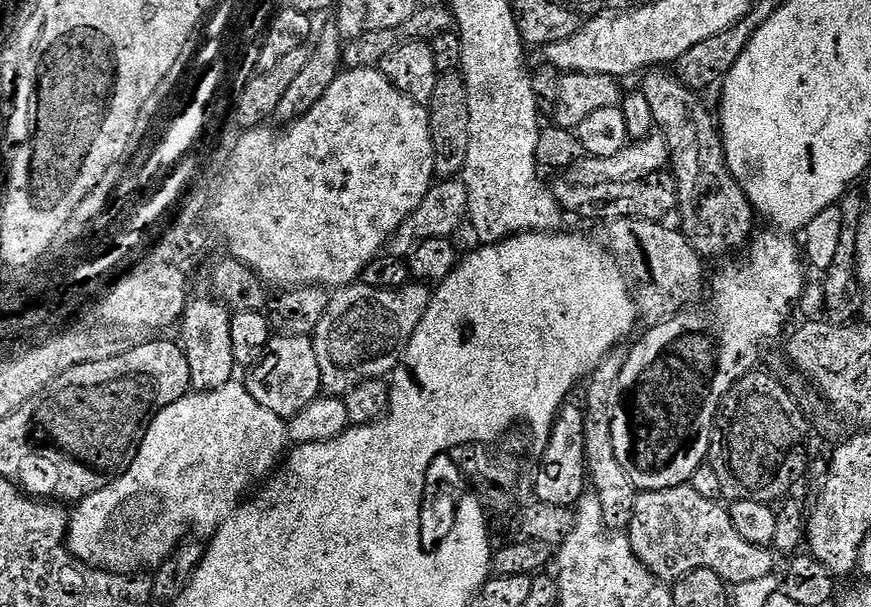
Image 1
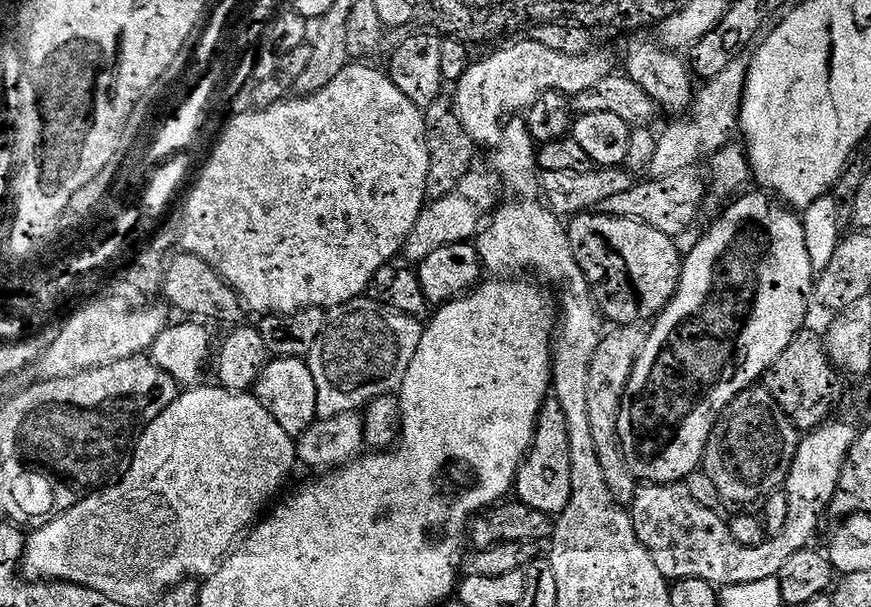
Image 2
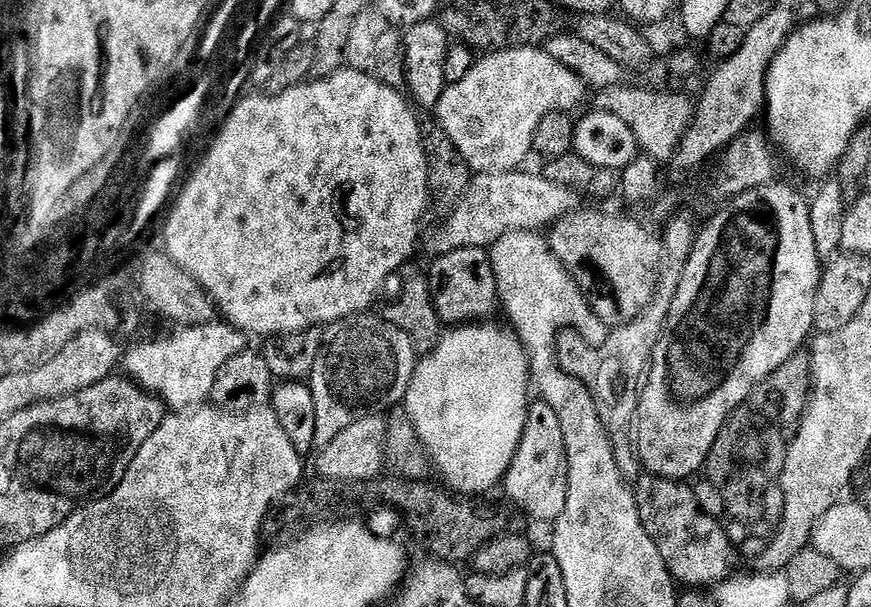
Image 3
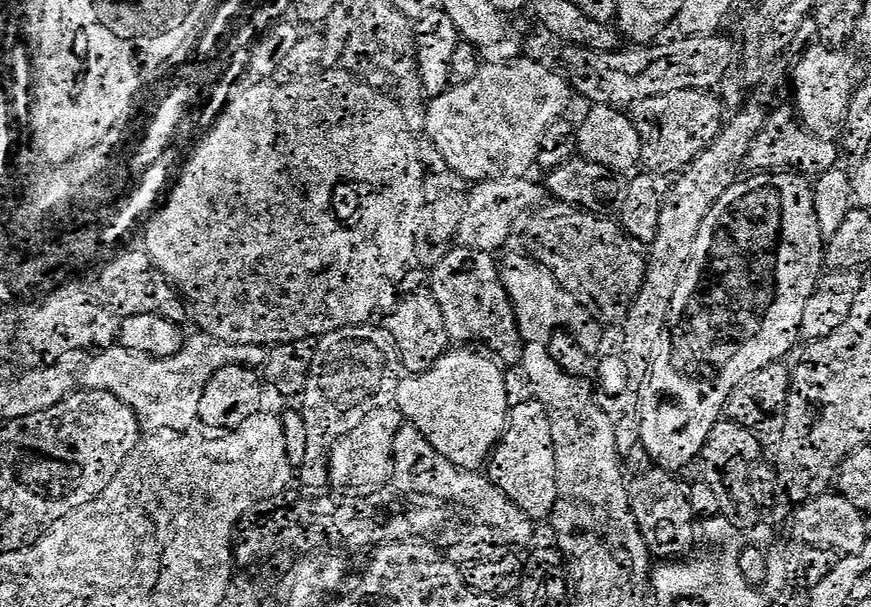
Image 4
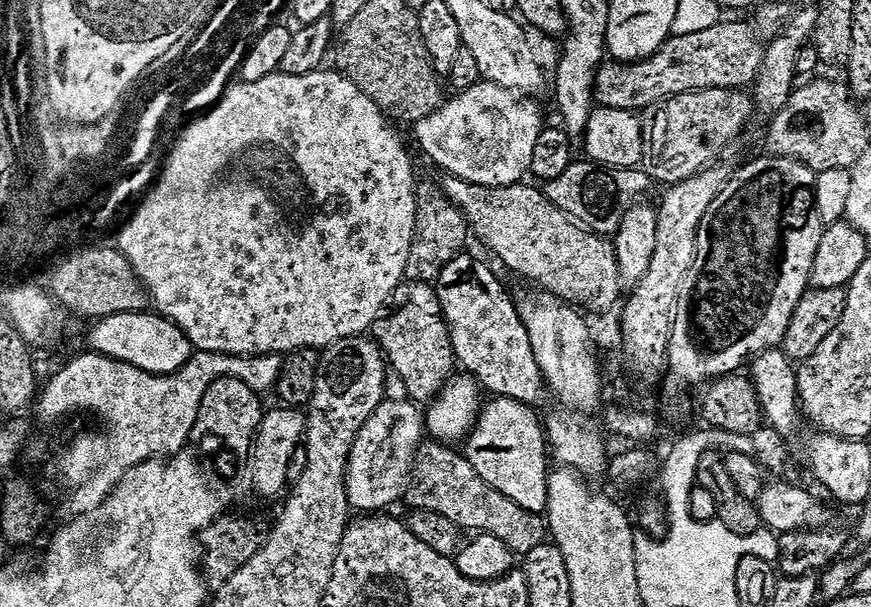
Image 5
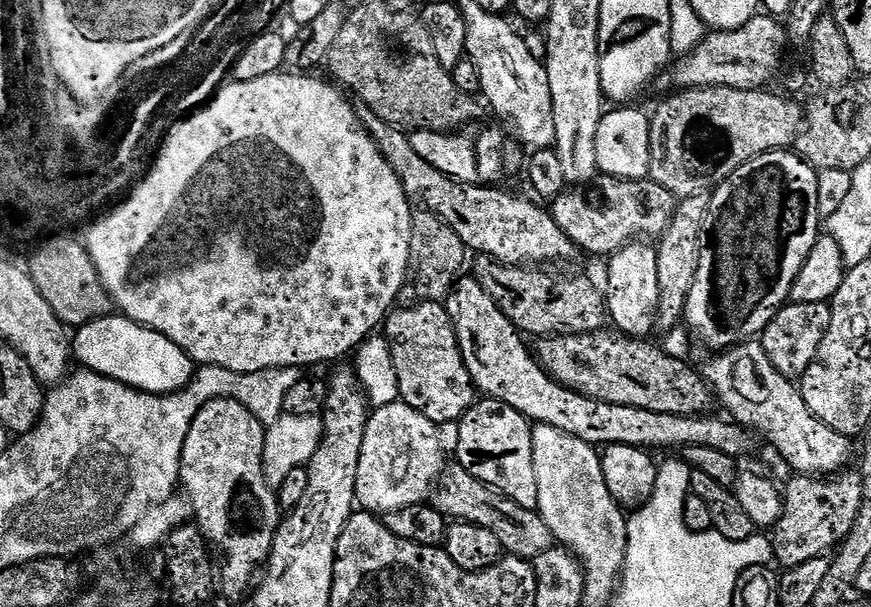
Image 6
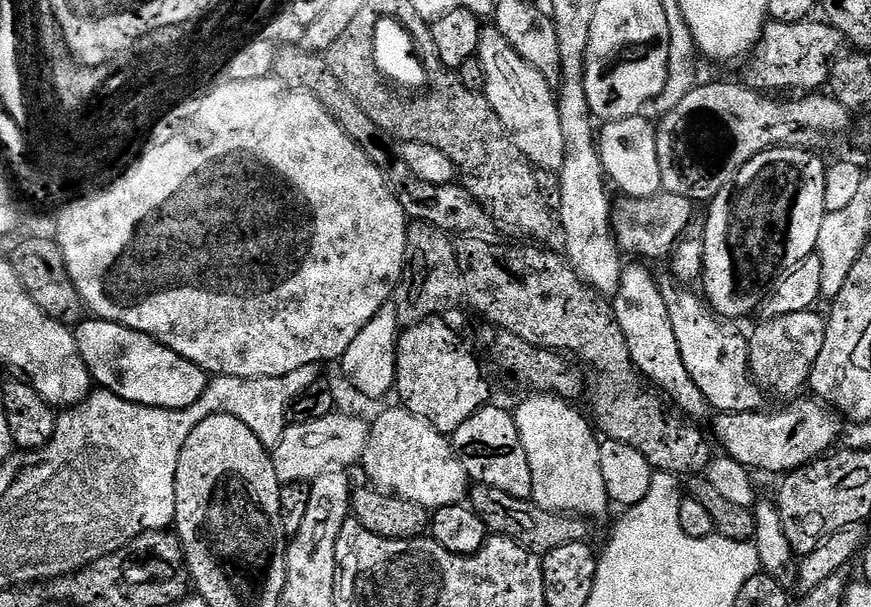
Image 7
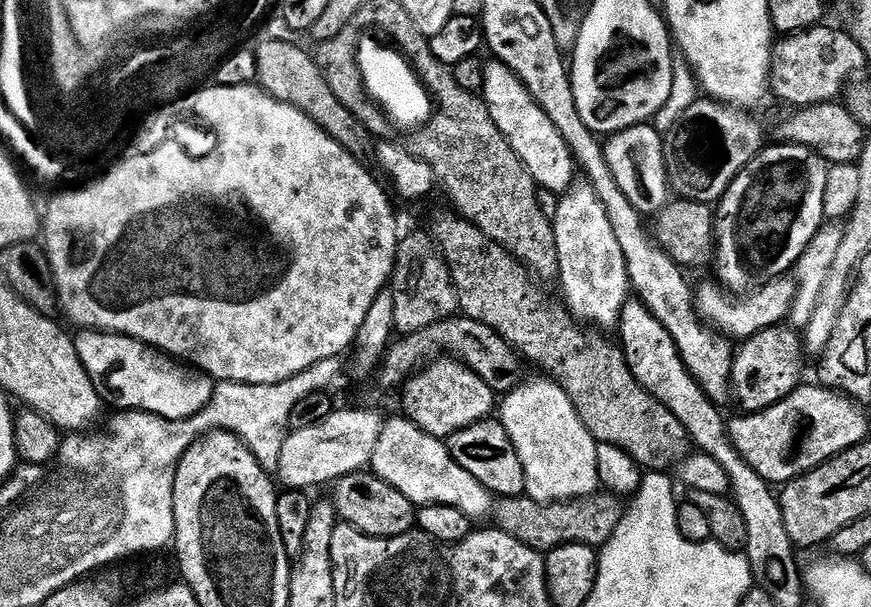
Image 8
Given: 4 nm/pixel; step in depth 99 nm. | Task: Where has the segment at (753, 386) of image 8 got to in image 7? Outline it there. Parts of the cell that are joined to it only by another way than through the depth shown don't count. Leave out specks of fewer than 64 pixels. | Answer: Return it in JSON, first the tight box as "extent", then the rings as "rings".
{"extent":[746,310,824,398],"rings":[[[816,310],[782,314],[773,320],[757,323],[752,332],[752,340],[747,341],[746,355],[748,357],[748,370],[753,381],[765,393],[777,392],[784,398],[797,395],[800,387],[809,383],[814,362],[818,362],[818,354],[822,354],[824,341],[823,315],[819,316]]]}

